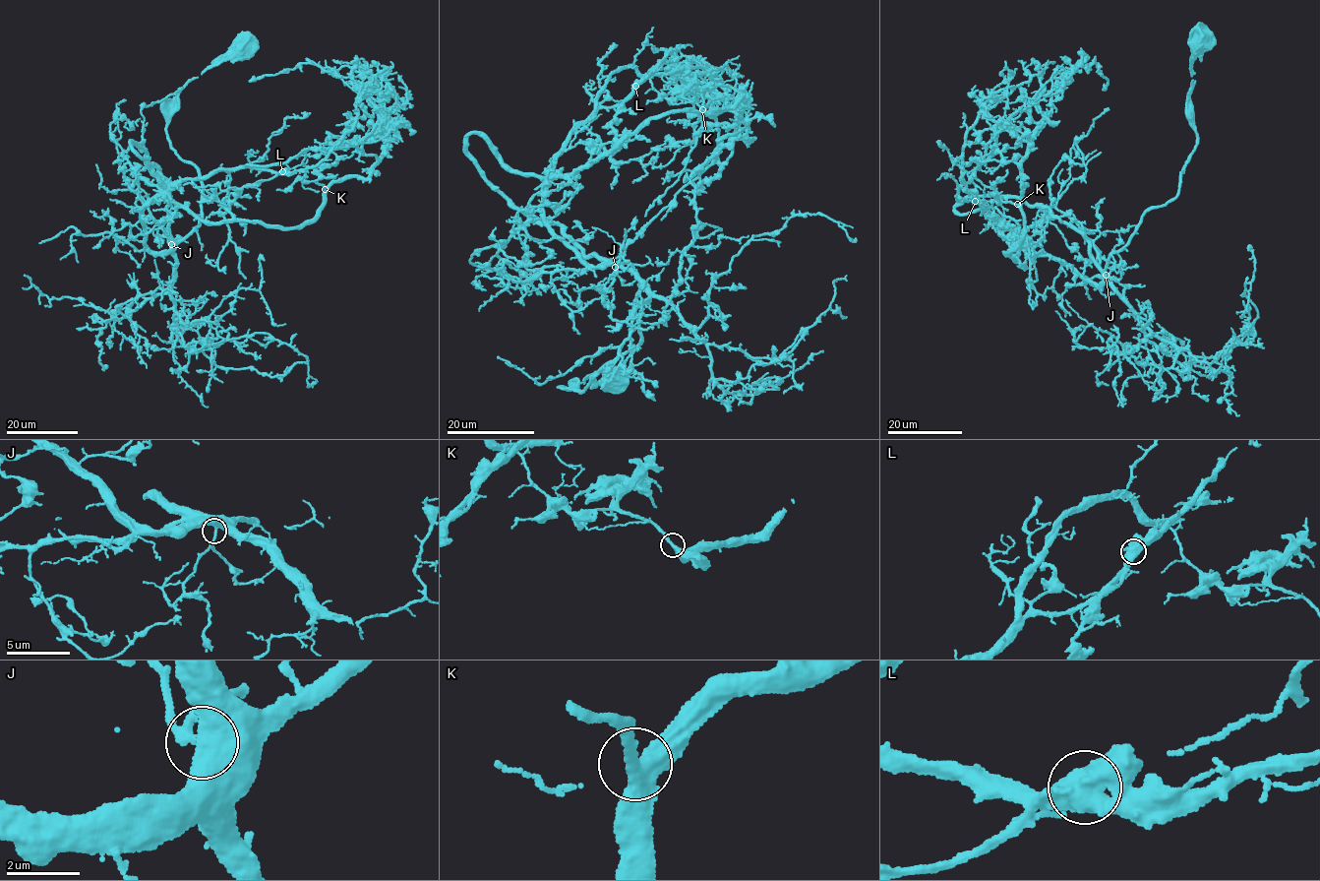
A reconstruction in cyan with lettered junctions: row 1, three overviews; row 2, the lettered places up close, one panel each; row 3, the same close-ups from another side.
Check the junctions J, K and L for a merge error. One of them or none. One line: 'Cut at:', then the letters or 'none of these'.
Cut at: none of these

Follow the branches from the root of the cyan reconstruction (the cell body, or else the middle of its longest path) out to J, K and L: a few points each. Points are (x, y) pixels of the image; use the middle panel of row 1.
J: (612, 380), (586, 376), (570, 387), (584, 391), (640, 339), (633, 301), (640, 283), (630, 264), (615, 267)
K: (612, 380), (570, 387), (637, 345), (640, 283), (553, 232), (546, 184), (652, 118), (702, 109)
L: (612, 380), (570, 387), (637, 345), (638, 278), (580, 258), (542, 207), (563, 143), (635, 86)

